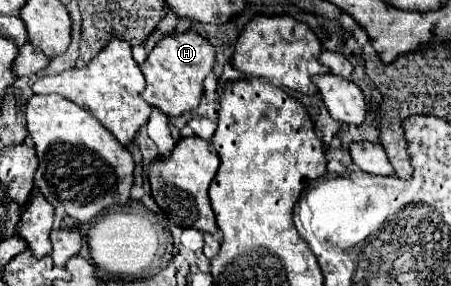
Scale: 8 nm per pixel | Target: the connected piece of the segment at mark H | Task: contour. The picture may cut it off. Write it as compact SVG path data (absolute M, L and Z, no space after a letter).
M192 29L162 37L142 63L142 73L146 75L146 89L142 91L142 97L148 105L162 109L166 115L182 115L196 109L202 95L202 81L212 71L214 57L216 47Z

